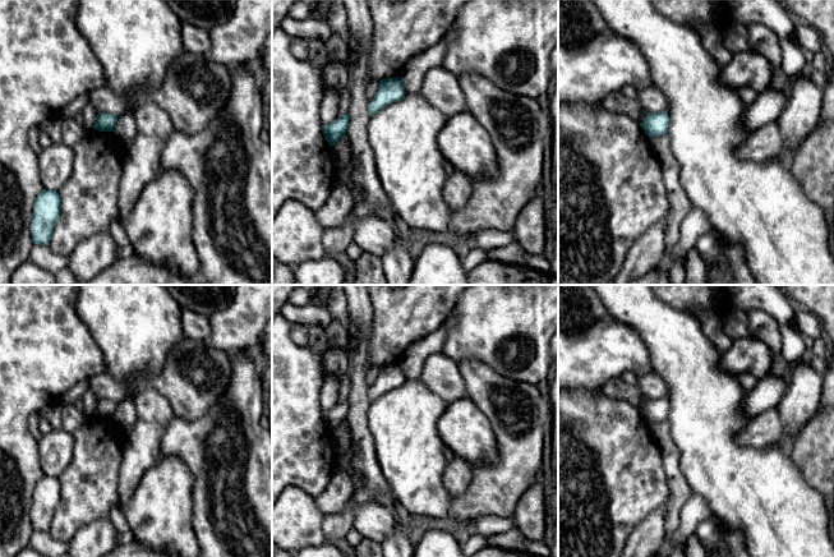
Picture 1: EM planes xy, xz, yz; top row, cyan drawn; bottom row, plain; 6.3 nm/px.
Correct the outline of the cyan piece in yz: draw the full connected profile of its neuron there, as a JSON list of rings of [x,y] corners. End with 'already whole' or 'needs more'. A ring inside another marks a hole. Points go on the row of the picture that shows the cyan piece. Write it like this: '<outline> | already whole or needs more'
[[[667,111],[648,112],[640,126],[649,137],[658,137],[667,133],[669,125],[669,115]]] | already whole

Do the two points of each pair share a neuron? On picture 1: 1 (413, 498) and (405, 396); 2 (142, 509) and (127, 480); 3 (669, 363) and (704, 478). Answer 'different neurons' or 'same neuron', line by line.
1: same neuron
2: different neurons
3: same neuron

